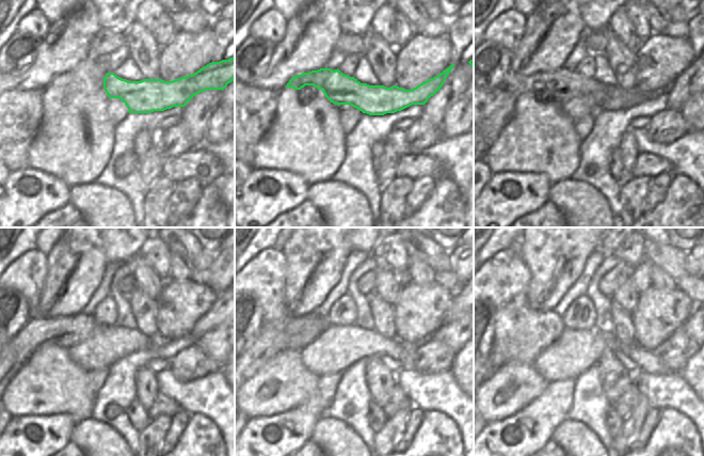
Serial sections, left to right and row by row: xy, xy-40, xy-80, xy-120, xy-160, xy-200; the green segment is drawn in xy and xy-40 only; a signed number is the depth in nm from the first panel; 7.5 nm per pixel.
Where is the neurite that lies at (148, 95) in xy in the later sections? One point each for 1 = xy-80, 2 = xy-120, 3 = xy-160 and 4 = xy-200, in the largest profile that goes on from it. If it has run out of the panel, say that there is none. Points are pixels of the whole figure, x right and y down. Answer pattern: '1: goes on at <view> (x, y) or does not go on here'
1: goes on at xy-80 (560, 85)
2: goes on at xy-120 (67, 331)
3: goes on at xy-160 (262, 349)
4: goes on at xy-200 (495, 345)

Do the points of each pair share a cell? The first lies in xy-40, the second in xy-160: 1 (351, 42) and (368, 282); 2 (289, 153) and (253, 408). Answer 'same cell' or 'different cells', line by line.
1: same cell
2: same cell

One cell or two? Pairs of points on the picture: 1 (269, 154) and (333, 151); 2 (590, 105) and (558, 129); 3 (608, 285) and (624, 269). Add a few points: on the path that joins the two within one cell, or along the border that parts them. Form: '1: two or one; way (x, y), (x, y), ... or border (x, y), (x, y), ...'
1: one; way (285, 150), (317, 150)
2: two; border (559, 103), (562, 110), (574, 122)
3: one; way (612, 281), (620, 273)

